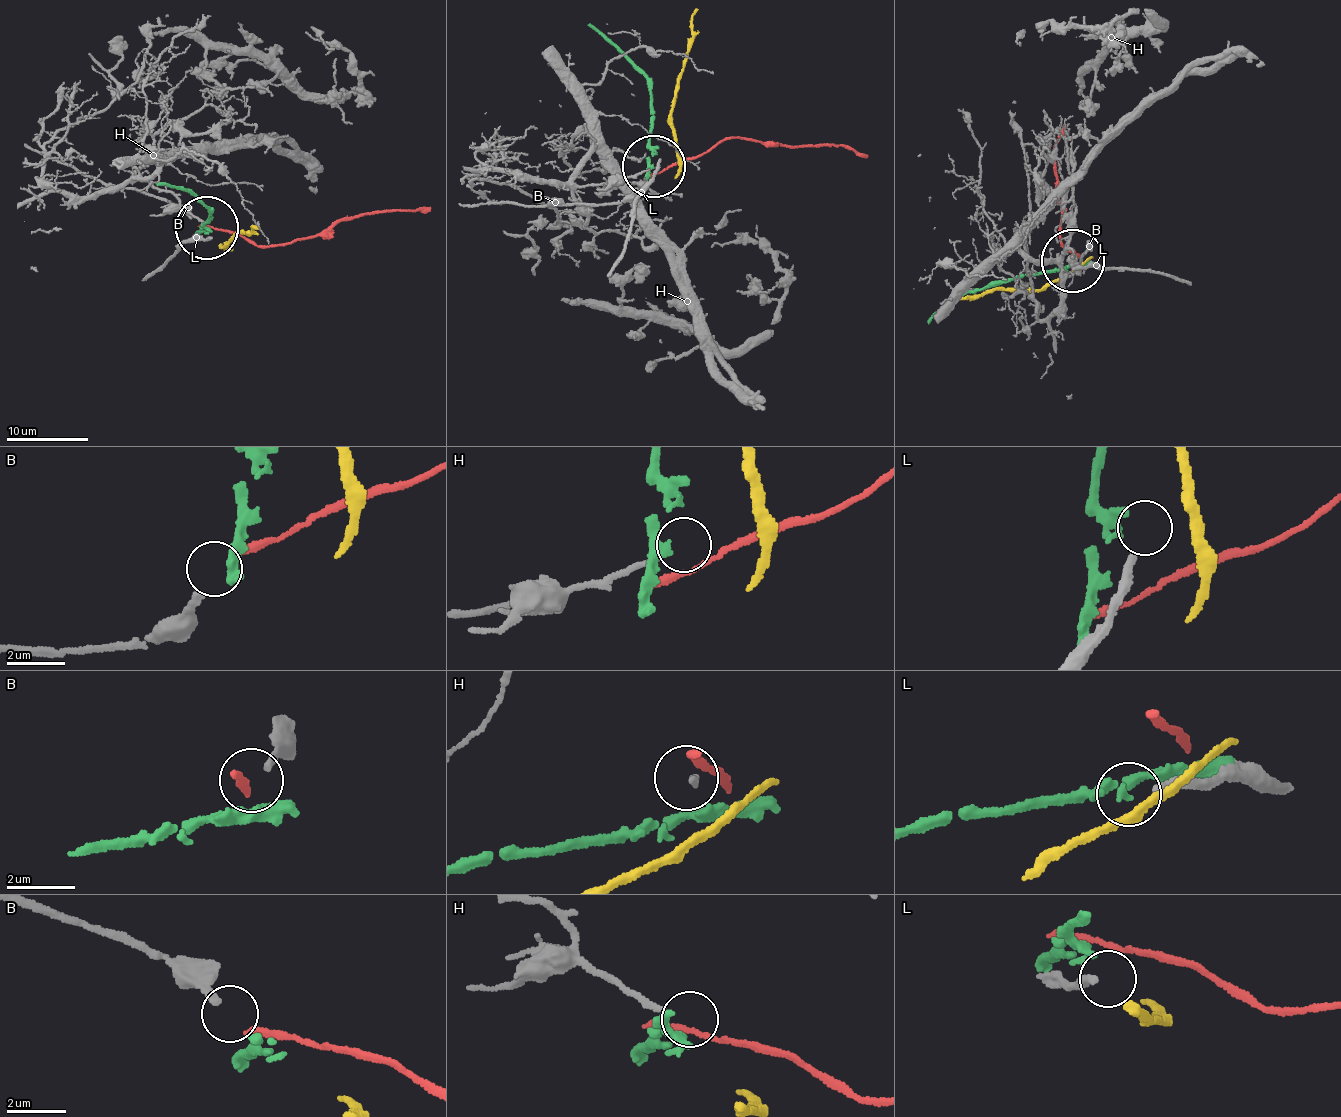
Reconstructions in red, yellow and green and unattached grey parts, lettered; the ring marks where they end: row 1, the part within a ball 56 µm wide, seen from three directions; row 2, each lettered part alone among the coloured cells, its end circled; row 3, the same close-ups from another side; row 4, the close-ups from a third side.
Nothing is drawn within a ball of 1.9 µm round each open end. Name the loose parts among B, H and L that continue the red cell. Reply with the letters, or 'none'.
B

